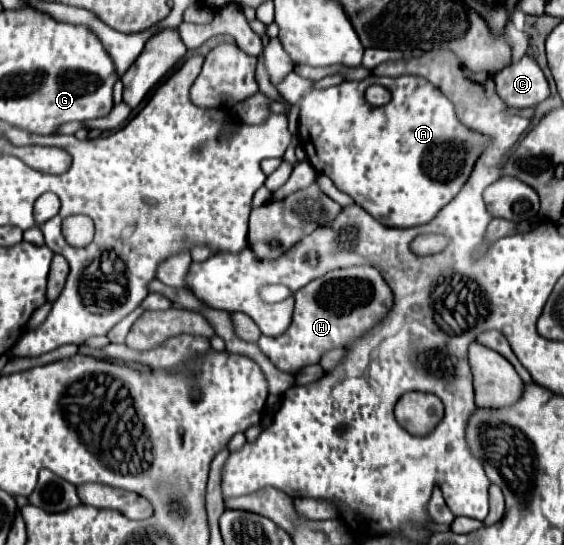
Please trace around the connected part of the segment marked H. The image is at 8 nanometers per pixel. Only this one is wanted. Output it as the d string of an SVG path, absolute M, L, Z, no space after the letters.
M356 265L346 269L334 269L306 287L302 287L296 295L294 319L284 335L258 339L260 351L284 373L296 375L306 365L320 363L320 357L336 347L348 347L376 325L380 325L386 315L392 311L394 295L380 275L380 271L372 265Z

